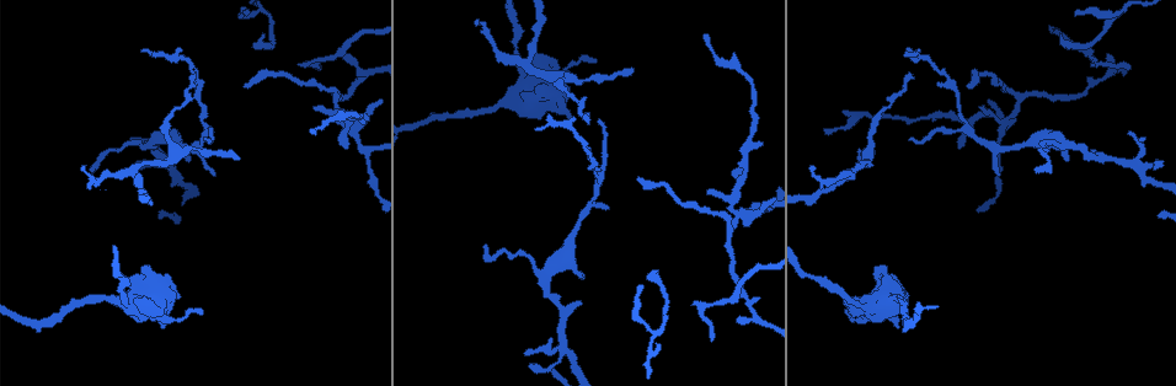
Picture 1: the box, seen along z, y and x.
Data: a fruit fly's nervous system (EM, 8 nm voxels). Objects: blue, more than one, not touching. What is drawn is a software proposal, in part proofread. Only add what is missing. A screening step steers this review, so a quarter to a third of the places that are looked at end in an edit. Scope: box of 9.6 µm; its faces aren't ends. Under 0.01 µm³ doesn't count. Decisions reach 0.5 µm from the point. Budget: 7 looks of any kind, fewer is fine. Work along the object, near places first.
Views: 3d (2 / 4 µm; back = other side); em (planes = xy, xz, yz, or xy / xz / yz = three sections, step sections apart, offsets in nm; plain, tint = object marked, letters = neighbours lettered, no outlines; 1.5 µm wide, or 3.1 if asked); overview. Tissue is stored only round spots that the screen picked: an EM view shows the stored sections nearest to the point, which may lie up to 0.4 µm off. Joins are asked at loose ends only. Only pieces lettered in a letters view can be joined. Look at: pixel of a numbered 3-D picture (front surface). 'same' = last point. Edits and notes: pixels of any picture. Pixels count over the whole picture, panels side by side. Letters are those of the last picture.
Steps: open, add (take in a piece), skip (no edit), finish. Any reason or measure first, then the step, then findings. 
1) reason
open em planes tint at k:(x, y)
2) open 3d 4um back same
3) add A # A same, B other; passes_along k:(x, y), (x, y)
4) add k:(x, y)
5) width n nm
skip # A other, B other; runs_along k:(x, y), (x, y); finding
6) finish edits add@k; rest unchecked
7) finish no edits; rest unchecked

long arm stops here
open 3d 2um at 1:(311, 129)

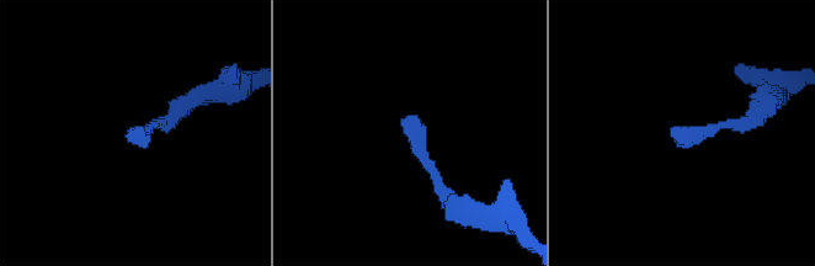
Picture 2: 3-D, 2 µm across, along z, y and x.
shape alone is not enough
open em xz step 4 letters at 2:(141, 126)

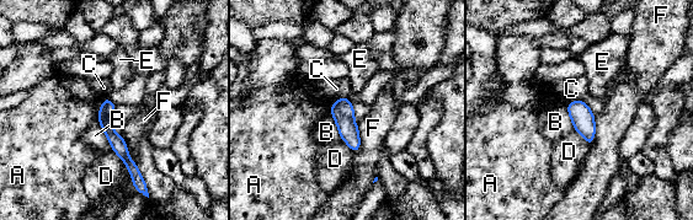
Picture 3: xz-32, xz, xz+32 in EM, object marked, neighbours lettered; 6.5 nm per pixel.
open em xy step 4 letters same

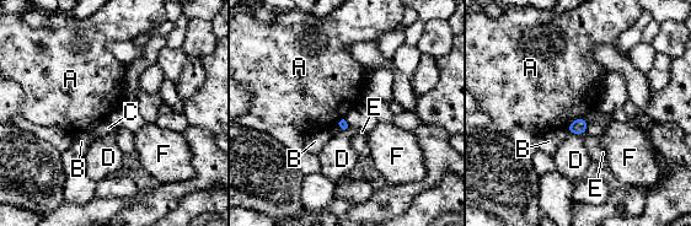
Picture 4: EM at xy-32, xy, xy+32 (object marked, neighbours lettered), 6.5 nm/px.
longest_contact A 130 nm
skip # A other, B other, C other, D other, E other, F other; border 4:(582, 116), (567, 128); none of them fits

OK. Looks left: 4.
thin end
open 3d 4um at 1:(632, 68)

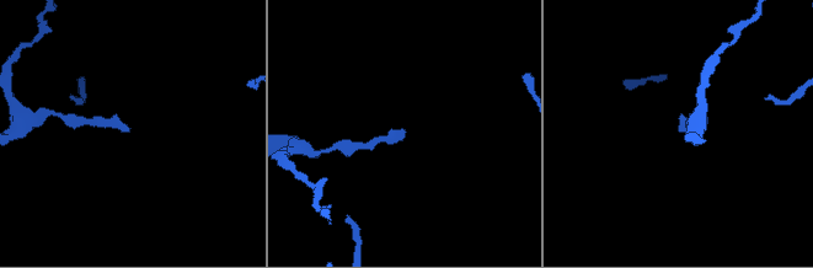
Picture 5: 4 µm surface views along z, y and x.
now the EM
open em planes tint at 5:(128, 128)

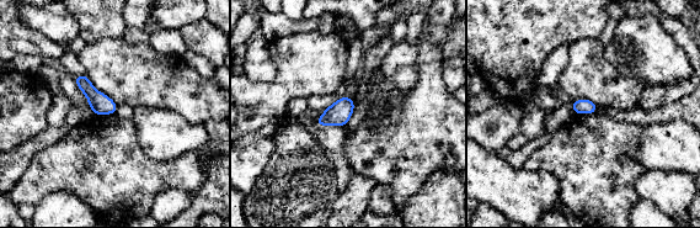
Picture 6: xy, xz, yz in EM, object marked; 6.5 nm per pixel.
open em planes letters same

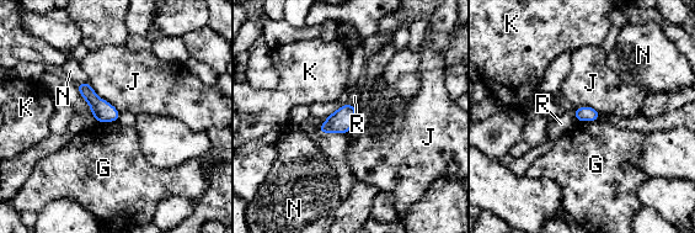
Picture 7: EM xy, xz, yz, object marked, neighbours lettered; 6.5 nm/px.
skip # G other, J other, K other, N other, R other; border 7:(87, 83), (101, 99), (119, 112); none of them fits

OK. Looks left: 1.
finish no edits; rest unchecked

